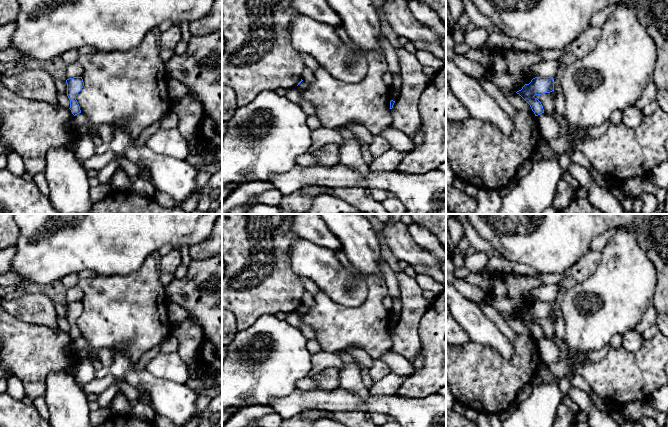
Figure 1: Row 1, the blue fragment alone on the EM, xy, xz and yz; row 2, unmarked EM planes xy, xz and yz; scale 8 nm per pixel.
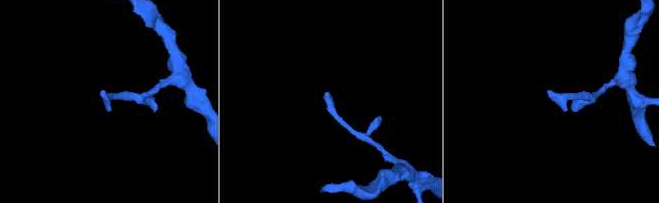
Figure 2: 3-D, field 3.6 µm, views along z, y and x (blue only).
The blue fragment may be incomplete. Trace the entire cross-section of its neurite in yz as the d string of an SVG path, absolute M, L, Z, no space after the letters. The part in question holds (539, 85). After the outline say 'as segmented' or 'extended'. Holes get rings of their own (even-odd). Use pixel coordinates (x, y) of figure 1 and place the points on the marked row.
M535 77L529 84L525 84L522 89L516 93L530 105L535 116L538 116L544 113L544 109L541 102L534 96L552 91L554 91L553 77Z; as segmented

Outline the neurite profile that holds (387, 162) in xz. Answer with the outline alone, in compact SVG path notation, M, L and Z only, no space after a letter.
M391 148L381 156L374 158L368 165L368 170L383 173L396 171L398 164L407 154Z

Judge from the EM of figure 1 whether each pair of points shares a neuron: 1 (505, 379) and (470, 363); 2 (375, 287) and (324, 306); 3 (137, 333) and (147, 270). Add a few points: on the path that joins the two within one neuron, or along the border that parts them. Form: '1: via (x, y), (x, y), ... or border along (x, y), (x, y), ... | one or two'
1: via (496, 379), (486, 379), (479, 372) | one
2: via (370, 302), (359, 313), (339, 313) | one
3: via (137, 317), (137, 301), (143, 286) | one

